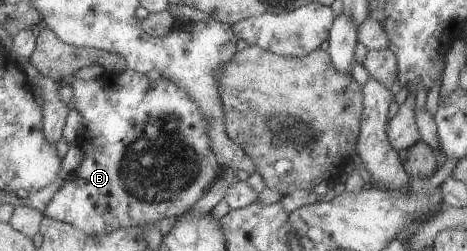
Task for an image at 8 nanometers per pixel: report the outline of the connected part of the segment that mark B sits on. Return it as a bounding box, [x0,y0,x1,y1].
[43,68,220,235]

